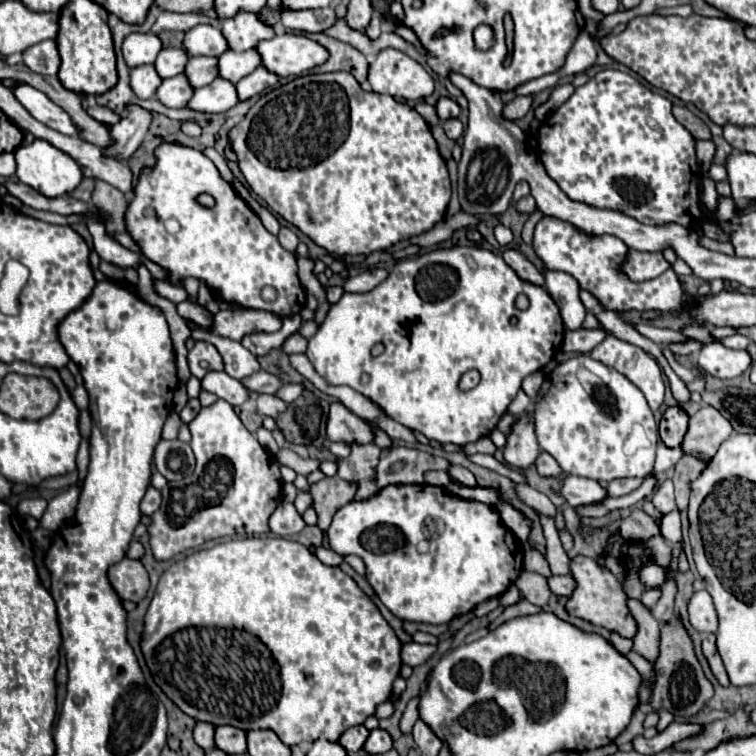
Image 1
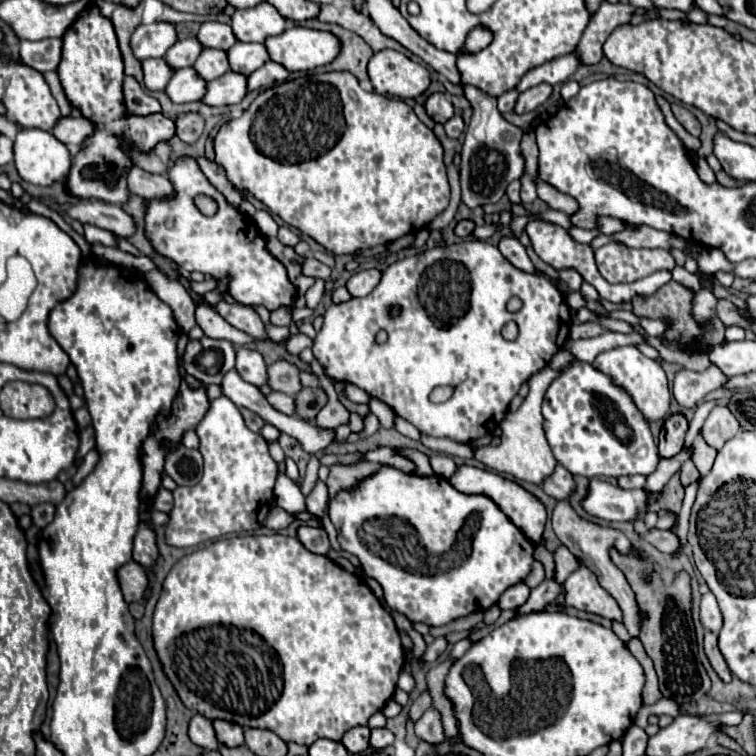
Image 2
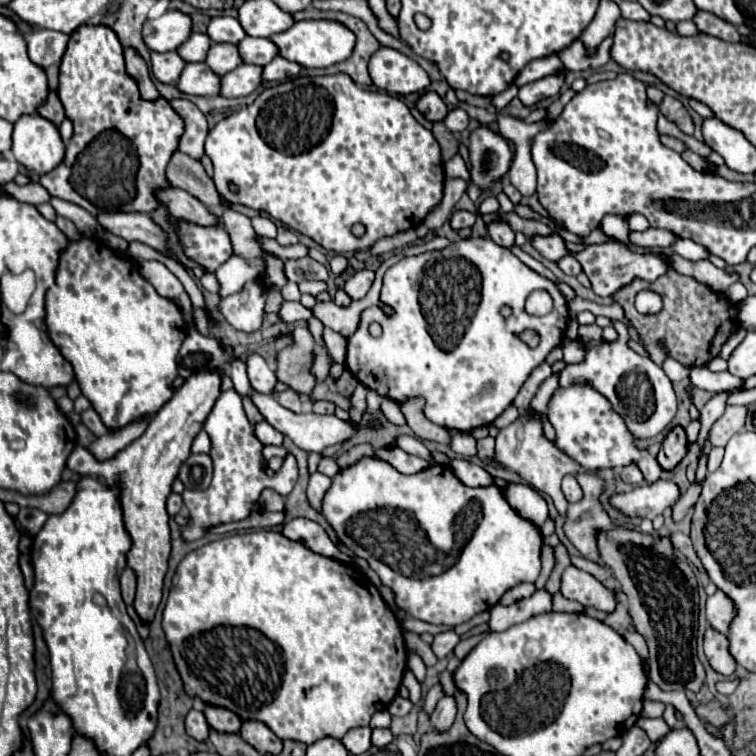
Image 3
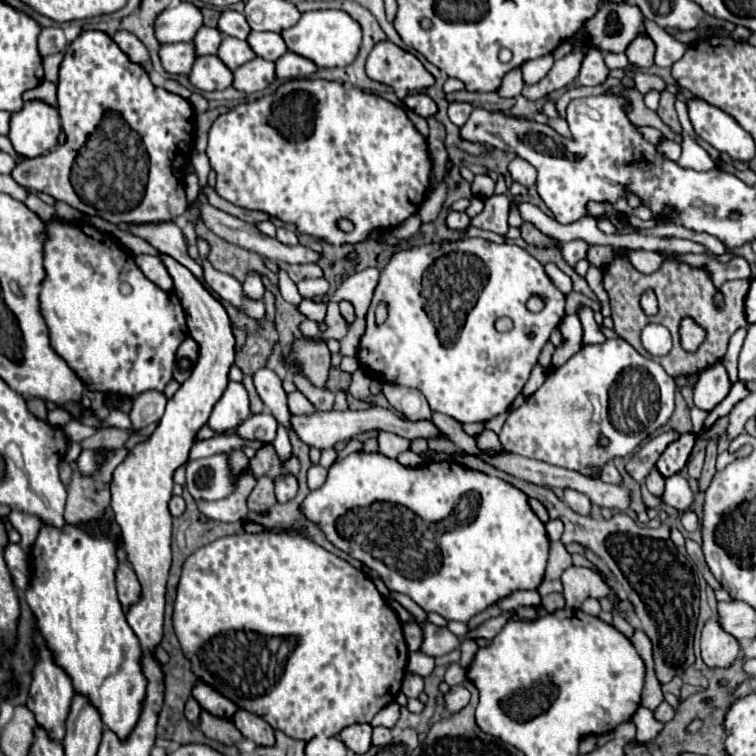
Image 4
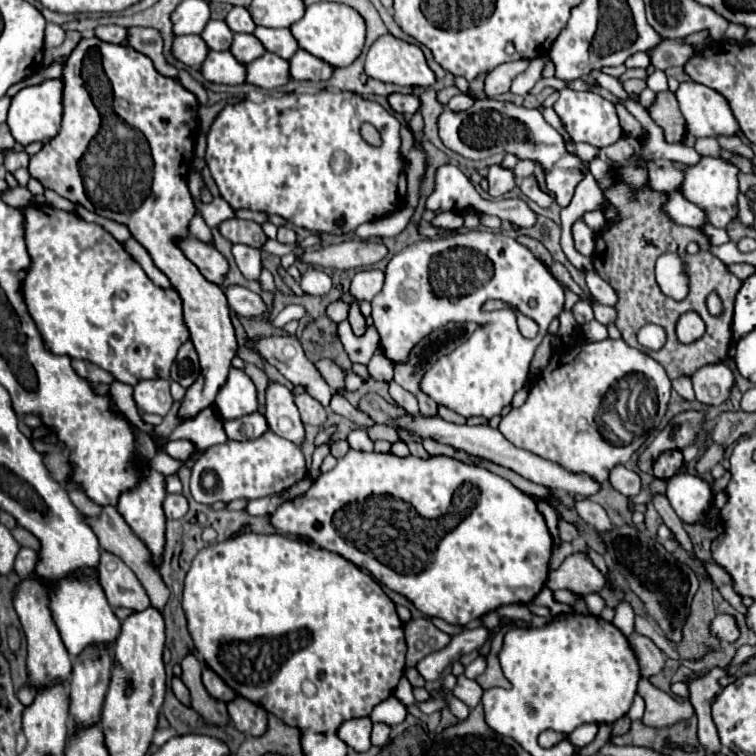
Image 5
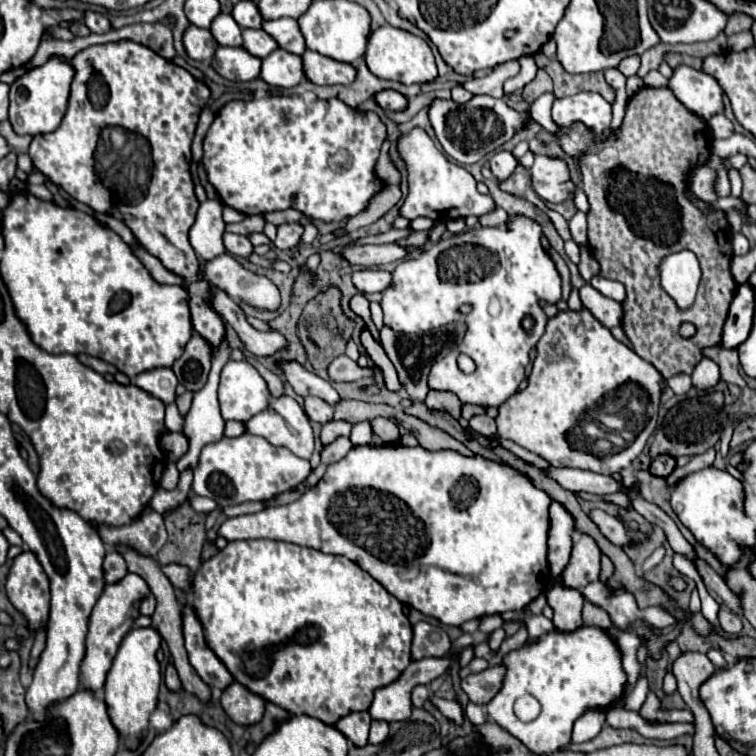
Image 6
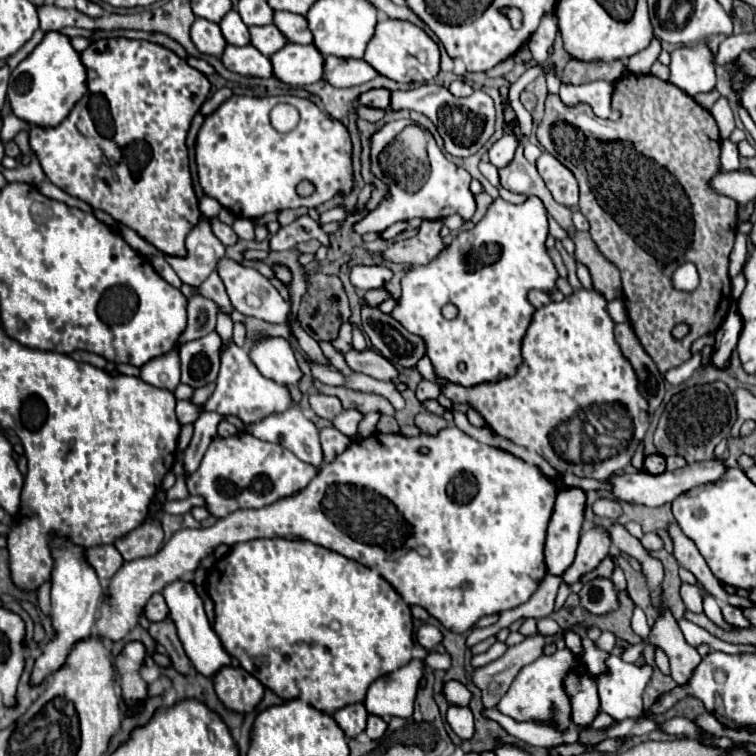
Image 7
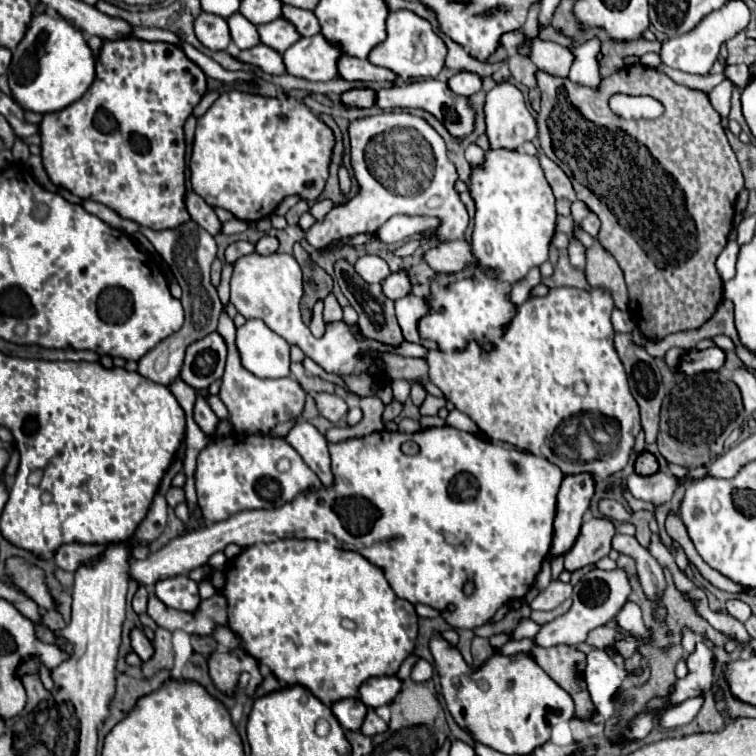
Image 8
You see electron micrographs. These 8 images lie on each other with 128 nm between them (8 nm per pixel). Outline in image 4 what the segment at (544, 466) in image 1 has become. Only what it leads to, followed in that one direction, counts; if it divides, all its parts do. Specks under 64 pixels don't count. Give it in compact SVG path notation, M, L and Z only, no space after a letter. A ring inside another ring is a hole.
M564 488L564 498L562 502L566 506L570 506L574 512L578 514L590 514L590 500L582 494L582 492L576 492L572 488Z

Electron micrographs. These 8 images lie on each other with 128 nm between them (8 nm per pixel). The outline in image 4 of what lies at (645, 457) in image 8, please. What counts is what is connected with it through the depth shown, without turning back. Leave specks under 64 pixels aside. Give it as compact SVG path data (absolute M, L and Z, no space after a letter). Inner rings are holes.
M688 432L688 434L680 434L678 440L674 440L672 444L668 444L668 448L662 452L662 458L656 462L658 472L662 476L666 476L666 478L678 474L684 468L690 452L694 448L696 438L698 438L696 432Z

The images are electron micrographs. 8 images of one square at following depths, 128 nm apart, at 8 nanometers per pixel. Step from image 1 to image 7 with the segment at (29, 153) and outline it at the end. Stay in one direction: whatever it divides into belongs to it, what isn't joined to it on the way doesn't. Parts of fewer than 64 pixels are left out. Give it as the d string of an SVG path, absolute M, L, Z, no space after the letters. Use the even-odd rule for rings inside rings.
M46 32L44 40L34 48L34 52L18 64L10 74L8 102L14 116L32 126L58 126L74 104L86 92L86 68L80 62L80 54L72 48L70 38L60 32Z

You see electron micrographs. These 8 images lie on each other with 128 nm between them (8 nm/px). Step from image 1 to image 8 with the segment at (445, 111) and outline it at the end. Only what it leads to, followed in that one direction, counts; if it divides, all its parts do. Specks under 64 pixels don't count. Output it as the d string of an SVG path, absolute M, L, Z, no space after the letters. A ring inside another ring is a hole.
M370 88L364 90L348 90L342 94L342 102L346 106L356 106L356 108L370 108L376 102L376 92Z

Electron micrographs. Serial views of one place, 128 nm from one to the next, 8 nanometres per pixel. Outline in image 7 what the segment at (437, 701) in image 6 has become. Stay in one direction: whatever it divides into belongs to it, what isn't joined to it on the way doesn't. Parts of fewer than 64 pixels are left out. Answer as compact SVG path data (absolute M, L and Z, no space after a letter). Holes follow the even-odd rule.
M450 706L446 712L446 720L450 724L450 728L456 732L456 736L460 736L462 740L470 740L472 738L472 712L466 706Z

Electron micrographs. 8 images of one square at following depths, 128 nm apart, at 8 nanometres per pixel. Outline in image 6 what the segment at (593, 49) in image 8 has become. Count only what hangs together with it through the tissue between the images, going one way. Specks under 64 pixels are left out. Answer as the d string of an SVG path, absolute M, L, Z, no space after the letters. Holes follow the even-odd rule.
M578 92L554 102L552 120L566 128L574 122L584 124L592 132L594 142L600 142L612 122L612 104L596 92Z

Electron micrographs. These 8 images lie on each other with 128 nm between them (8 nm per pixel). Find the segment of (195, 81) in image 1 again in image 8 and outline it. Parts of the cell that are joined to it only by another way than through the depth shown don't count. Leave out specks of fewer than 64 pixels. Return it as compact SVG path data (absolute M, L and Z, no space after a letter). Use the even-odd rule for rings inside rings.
M278 18L274 22L268 22L268 24L256 26L256 28L258 28L260 42L270 46L278 54L284 54L284 50L288 50L298 40L298 32L284 18Z

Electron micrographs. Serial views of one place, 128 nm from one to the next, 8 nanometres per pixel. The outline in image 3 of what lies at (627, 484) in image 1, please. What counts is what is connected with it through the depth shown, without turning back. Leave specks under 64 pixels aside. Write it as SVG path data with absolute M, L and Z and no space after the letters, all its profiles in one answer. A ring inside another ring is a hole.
M626 466L620 470L620 478L626 482L626 484L644 484L644 478L642 478L642 472L636 468L636 466Z

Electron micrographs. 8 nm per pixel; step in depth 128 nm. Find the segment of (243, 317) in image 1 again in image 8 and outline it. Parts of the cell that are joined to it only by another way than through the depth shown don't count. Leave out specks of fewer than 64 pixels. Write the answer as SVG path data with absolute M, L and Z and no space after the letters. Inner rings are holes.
M394 272L390 274L390 278L386 278L386 282L382 282L382 292L386 298L390 300L398 300L406 294L410 294L410 278L406 272Z

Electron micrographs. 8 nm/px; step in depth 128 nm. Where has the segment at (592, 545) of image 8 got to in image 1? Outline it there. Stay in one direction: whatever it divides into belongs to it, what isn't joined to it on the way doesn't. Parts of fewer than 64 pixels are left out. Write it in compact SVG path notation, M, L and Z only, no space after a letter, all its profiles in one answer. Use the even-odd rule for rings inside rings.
M576 556L574 560L570 560L570 568L572 568L572 574L578 582L574 594L568 598L566 602L566 612L570 616L576 616L576 618L582 618L590 624L596 624L596 626L602 626L610 632L616 632L620 634L622 638L634 638L636 632L638 632L638 624L636 620L632 618L626 602L628 602L628 596L620 584L620 580L606 568L606 566L600 566L596 558L584 558L584 556Z

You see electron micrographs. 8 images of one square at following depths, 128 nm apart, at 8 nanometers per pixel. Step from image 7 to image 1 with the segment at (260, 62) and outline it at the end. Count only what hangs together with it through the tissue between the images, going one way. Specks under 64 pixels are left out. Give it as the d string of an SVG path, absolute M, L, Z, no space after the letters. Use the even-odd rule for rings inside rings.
M178 74L178 78L166 78L162 80L160 88L156 90L156 98L168 106L168 108L184 108L186 102L190 100L190 84L186 82L184 74Z

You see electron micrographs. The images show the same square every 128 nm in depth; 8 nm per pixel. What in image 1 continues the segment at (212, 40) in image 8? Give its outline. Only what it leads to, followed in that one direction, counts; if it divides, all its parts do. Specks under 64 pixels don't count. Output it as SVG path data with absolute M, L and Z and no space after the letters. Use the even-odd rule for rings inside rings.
M138 66L130 70L130 88L140 100L154 98L154 90L160 86L162 78L154 74L154 66Z

